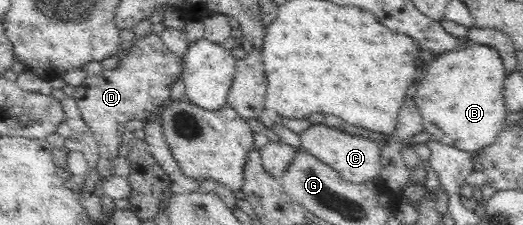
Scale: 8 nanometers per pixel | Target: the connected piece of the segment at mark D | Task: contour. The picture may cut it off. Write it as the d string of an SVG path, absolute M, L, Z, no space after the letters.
M152 33L143 38L135 37L123 59L115 69L103 69L100 75L88 75L81 85L73 87L72 98L76 101L84 123L99 145L99 175L107 179L113 175L111 157L123 142L127 121L148 120L153 113L169 102L171 85L182 77L182 59L163 44L161 35Z

